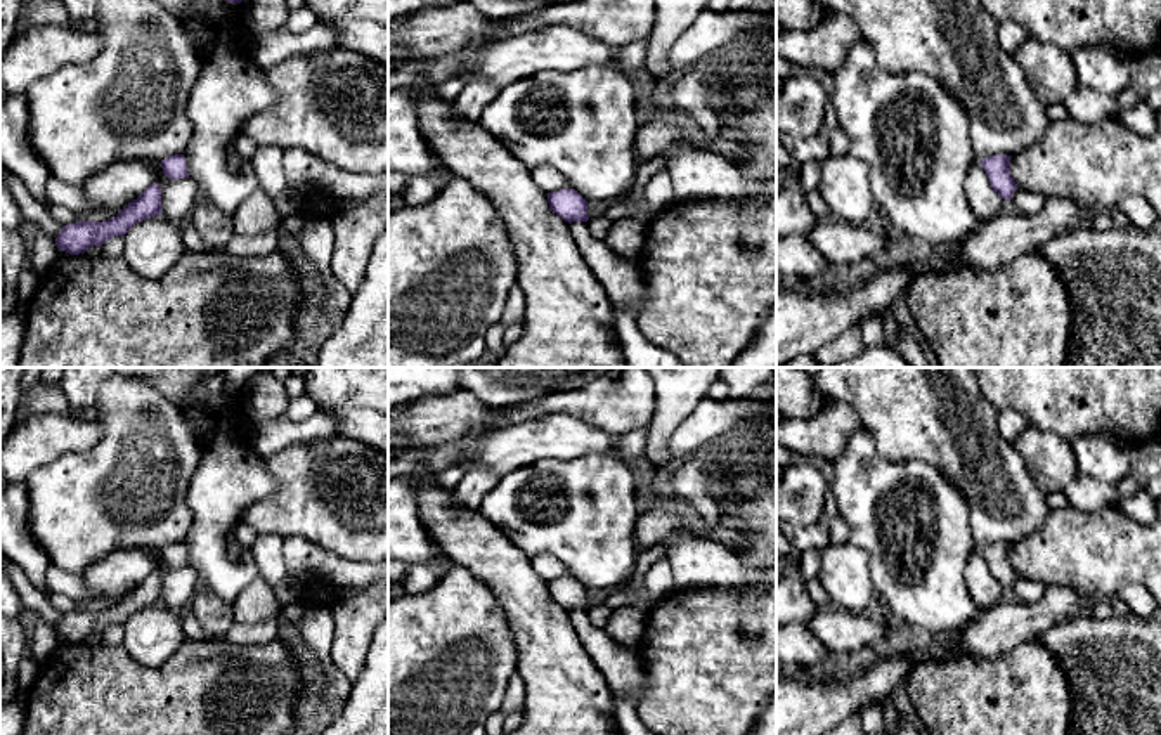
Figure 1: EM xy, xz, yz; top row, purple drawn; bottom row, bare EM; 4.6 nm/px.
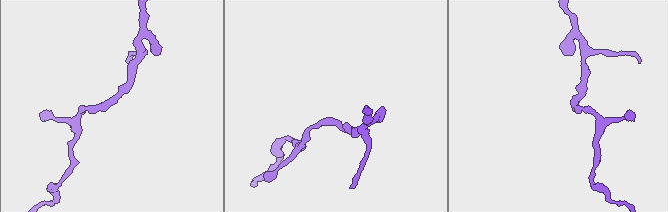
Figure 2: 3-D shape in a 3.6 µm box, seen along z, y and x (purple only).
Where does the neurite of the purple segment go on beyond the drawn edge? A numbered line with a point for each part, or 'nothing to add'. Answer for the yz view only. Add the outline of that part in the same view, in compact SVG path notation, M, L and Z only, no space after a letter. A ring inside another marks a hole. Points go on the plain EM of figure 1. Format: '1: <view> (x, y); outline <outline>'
nothing to add

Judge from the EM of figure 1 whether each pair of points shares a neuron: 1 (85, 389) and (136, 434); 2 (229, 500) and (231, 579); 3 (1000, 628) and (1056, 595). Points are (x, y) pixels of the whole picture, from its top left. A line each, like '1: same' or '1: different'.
1: different
2: same
3: same

